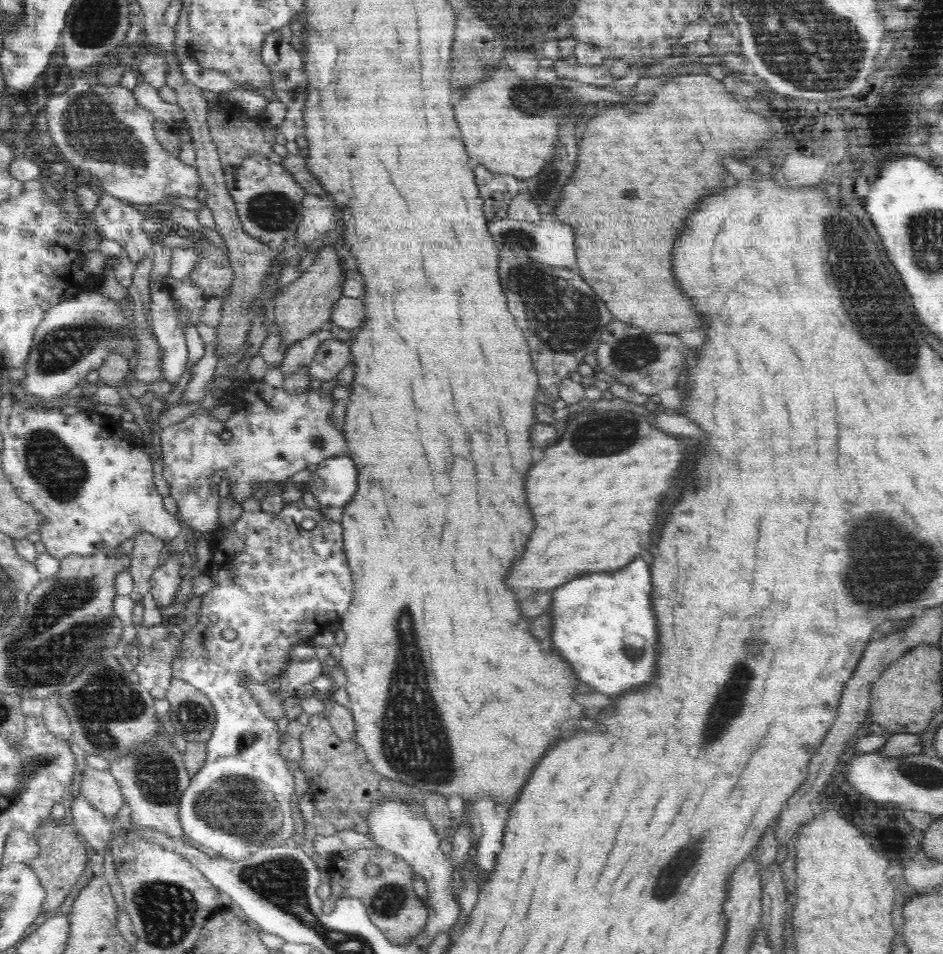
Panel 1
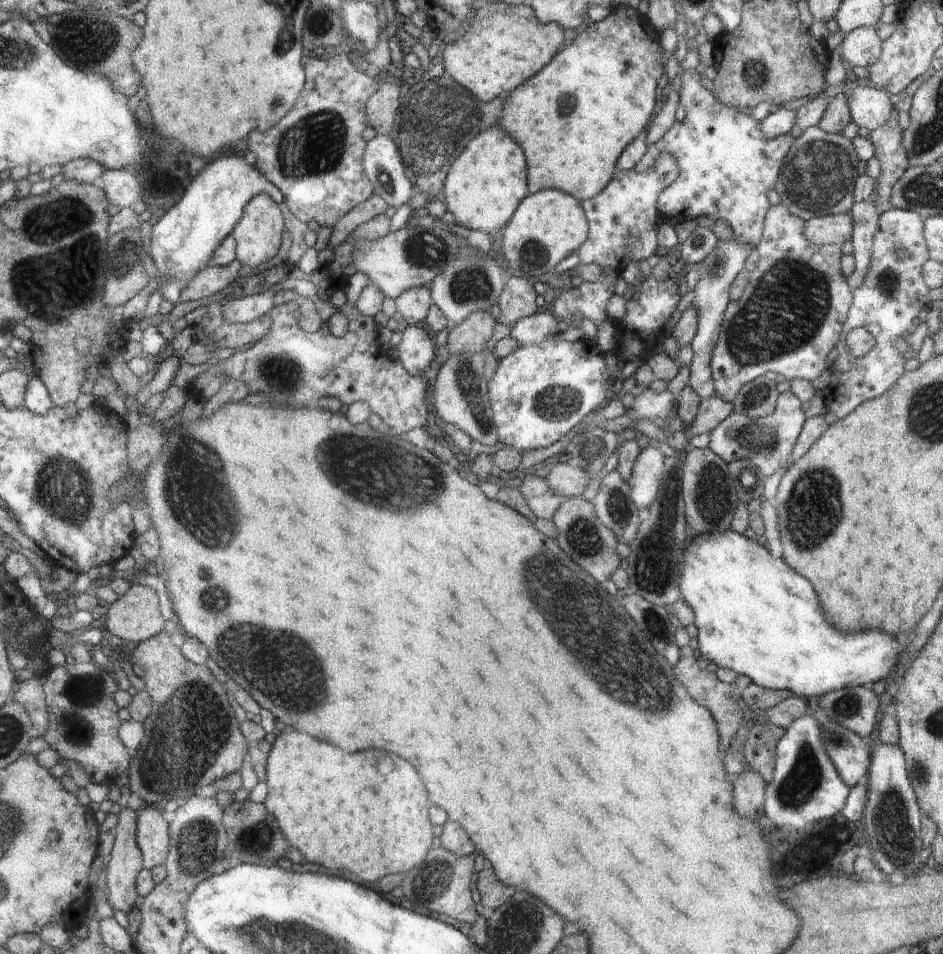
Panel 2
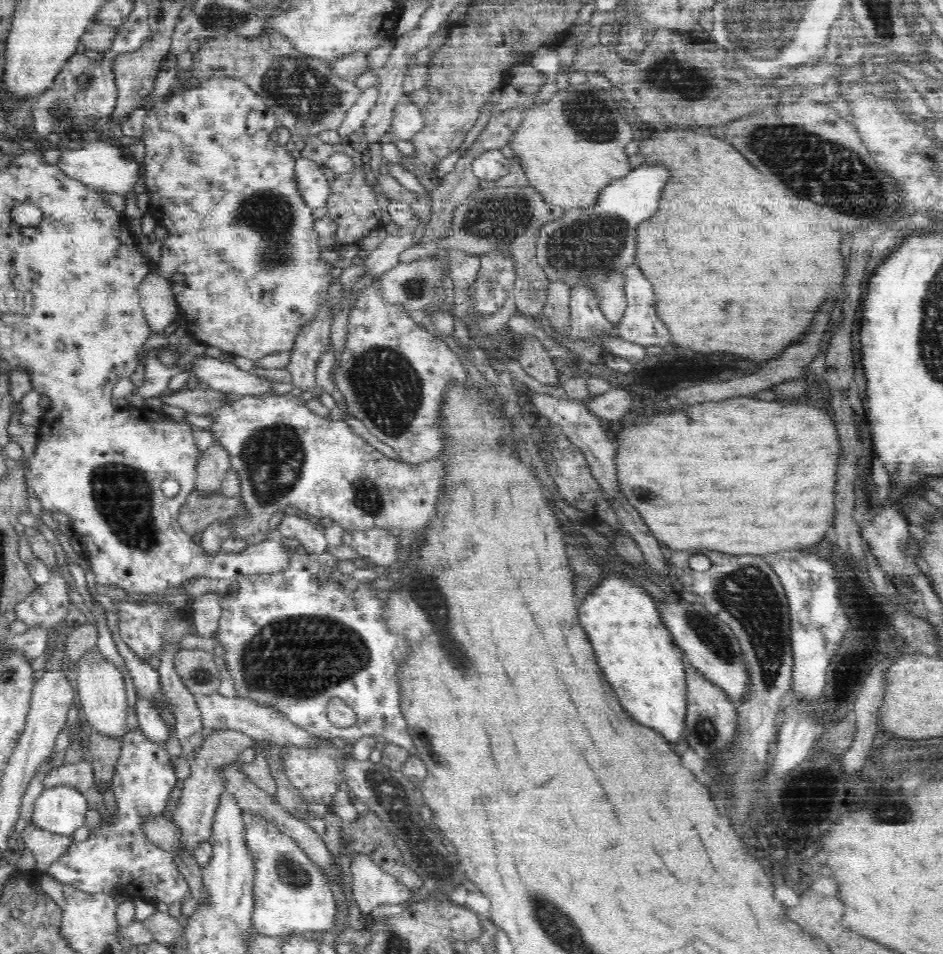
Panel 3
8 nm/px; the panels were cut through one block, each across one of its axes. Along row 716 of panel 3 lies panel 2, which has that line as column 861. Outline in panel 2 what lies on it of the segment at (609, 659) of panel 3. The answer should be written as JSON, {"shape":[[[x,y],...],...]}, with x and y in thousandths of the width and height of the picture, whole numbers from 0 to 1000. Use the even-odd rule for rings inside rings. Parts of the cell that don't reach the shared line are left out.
{"shape":[[[776,553],[744,563],[735,562],[725,570],[721,595],[720,617],[737,646],[735,653],[740,659],[738,671],[744,693],[774,700],[810,721],[835,723],[841,730],[857,733],[871,732],[897,720],[924,719],[933,711],[941,711],[950,696],[950,686],[957,683],[950,669],[940,662],[920,660],[918,667],[916,662],[893,665],[884,656],[876,654],[867,625],[857,608],[844,602],[829,587],[814,583],[801,565],[793,566]]]}

